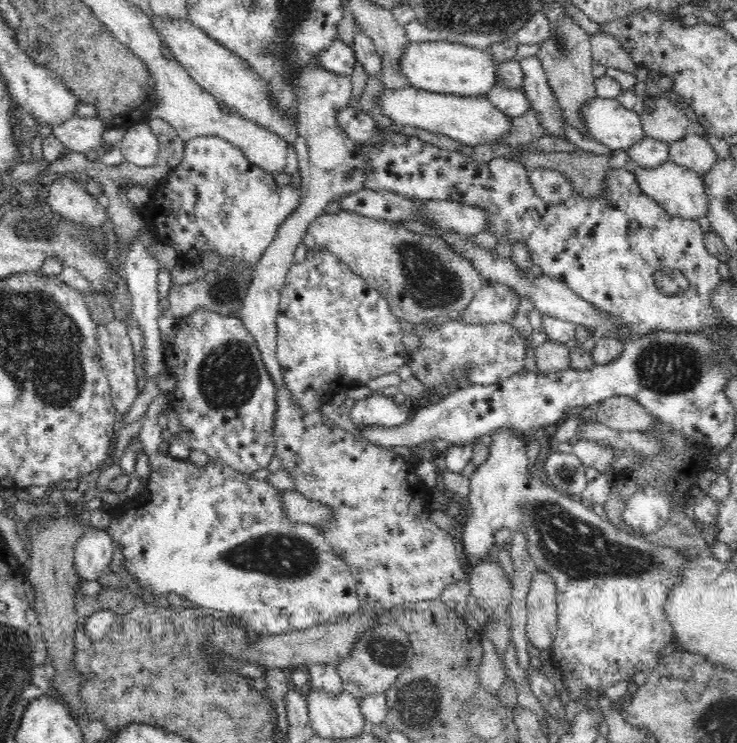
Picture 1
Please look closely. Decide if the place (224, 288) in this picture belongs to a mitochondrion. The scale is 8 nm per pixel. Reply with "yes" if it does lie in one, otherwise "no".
yes

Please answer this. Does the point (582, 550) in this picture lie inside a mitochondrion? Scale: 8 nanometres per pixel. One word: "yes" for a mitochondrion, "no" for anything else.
yes

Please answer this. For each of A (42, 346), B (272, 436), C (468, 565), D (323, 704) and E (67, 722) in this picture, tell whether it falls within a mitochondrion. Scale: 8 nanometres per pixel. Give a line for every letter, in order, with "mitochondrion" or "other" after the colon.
A: mitochondrion
B: other
C: other
D: other
E: other

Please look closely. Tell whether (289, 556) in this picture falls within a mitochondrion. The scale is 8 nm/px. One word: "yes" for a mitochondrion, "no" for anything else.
yes

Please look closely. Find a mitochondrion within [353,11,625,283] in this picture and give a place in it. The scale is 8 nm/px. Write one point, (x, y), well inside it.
(562, 44)

